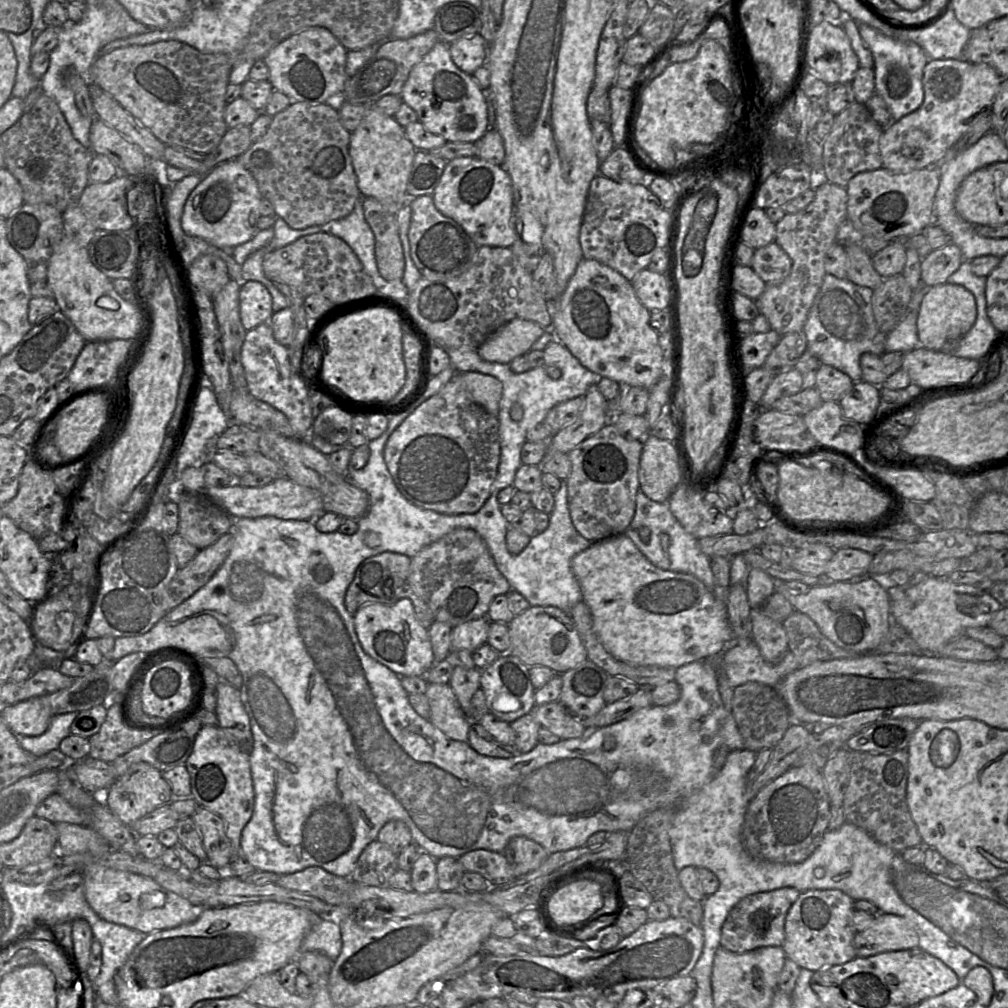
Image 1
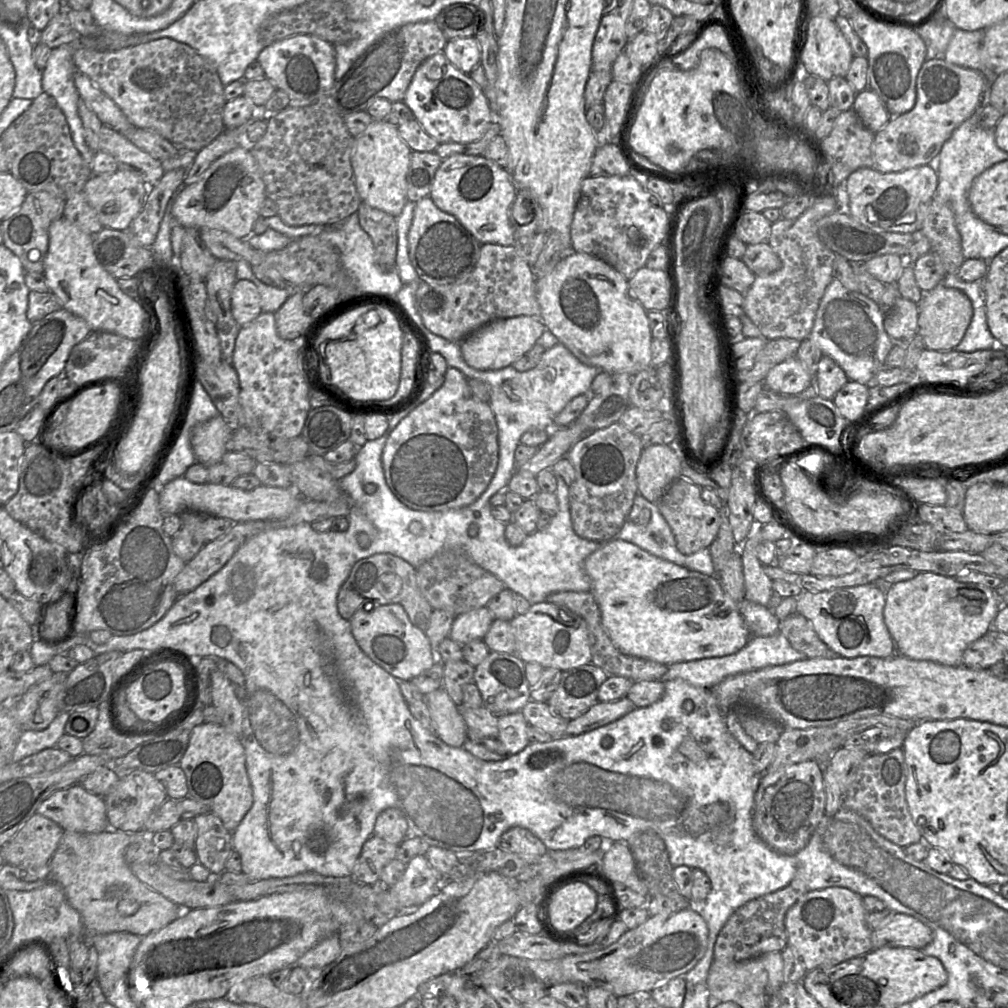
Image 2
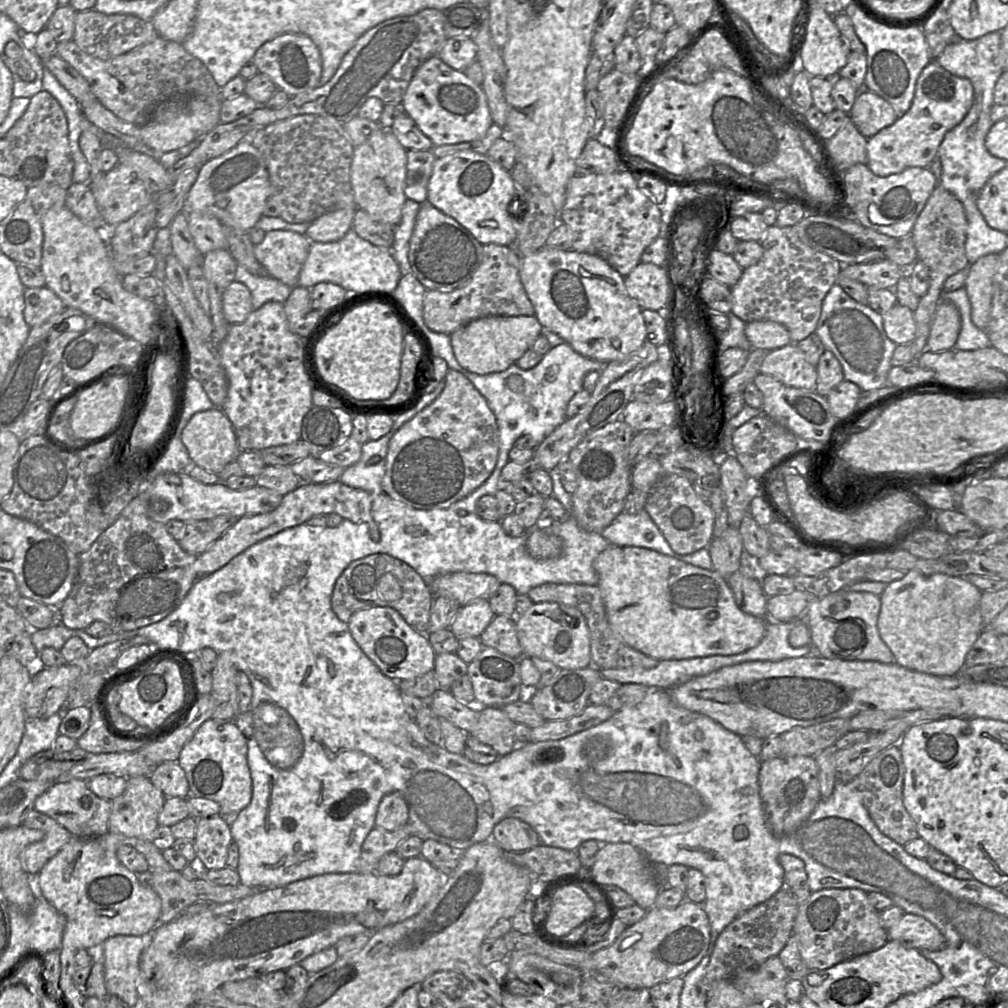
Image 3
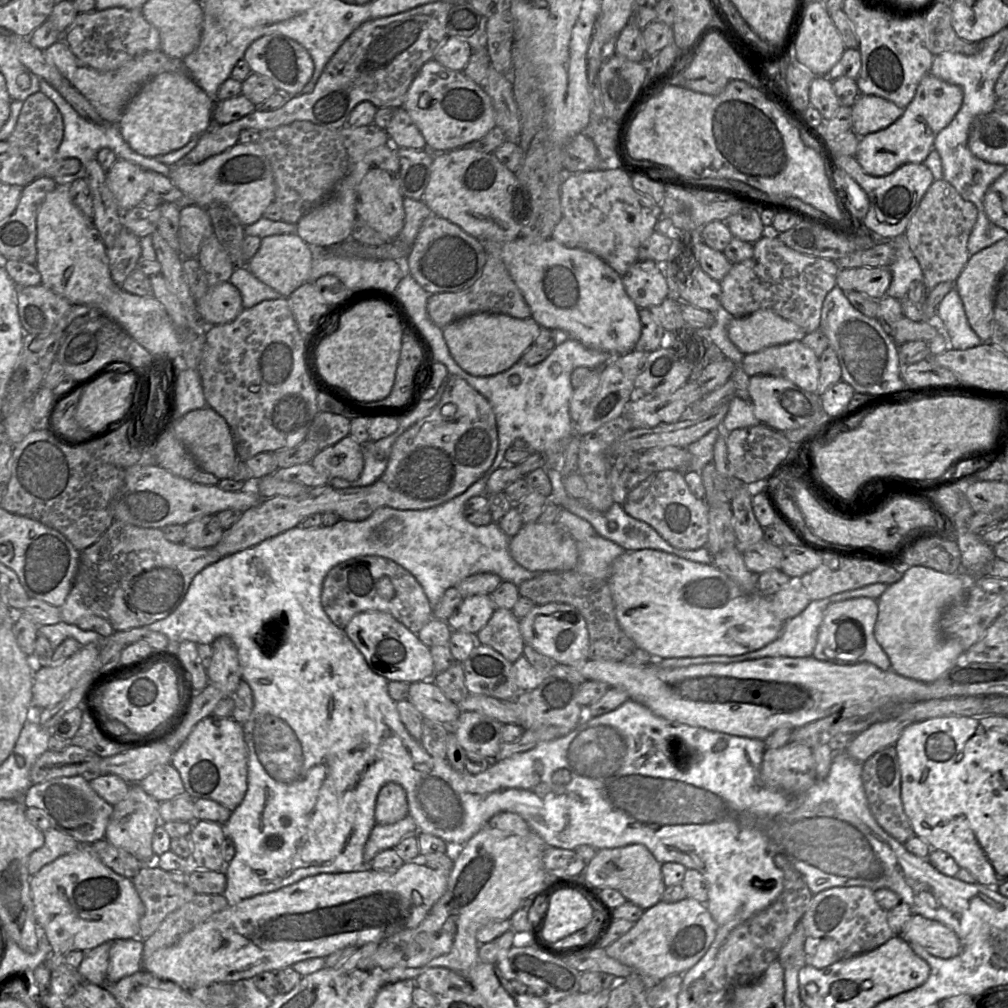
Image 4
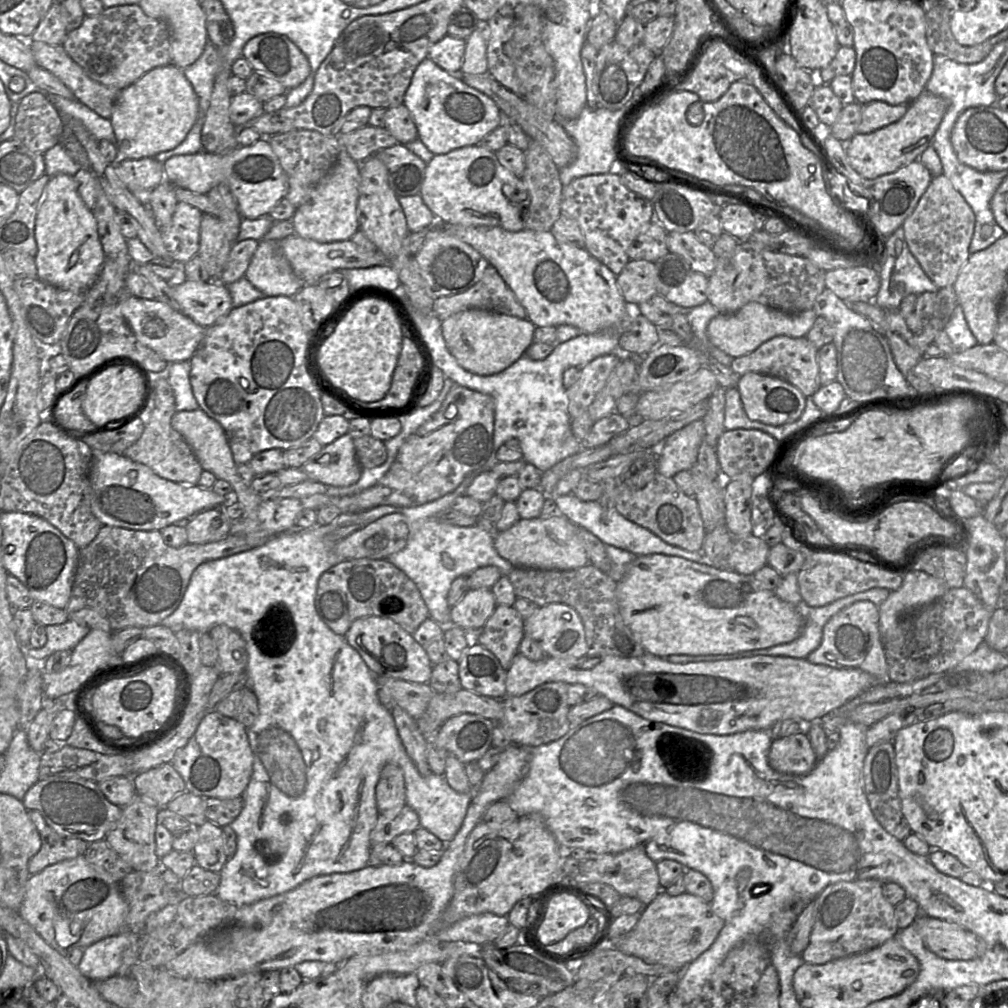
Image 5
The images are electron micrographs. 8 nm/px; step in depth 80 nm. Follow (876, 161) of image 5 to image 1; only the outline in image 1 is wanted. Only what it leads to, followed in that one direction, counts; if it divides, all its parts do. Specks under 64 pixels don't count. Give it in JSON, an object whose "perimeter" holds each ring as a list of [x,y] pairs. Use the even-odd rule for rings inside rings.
{"perimeter":[[[965,59],[929,60],[923,72],[923,103],[914,112],[892,121],[882,132],[879,141],[882,167],[893,173],[908,173],[937,166],[948,149],[960,140],[980,116],[991,113],[1002,79],[998,72],[987,64],[973,64]]]}

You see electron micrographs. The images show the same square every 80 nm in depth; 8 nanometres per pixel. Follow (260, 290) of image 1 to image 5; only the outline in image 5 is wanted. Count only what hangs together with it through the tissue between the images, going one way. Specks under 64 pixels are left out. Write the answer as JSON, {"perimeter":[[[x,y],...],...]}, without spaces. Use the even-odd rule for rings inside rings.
{"perimeter":[[[219,281],[170,283],[179,311],[203,327],[217,323],[233,308],[227,285]]]}

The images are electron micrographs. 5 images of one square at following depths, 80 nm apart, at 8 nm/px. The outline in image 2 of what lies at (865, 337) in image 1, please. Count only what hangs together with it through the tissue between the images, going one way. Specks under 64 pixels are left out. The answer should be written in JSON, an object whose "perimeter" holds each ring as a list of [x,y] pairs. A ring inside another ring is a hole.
{"perimeter":[[[833,278],[830,284],[825,289],[825,292],[819,302],[819,306],[816,311],[816,316],[814,320],[814,325],[808,338],[811,339],[821,349],[821,351],[823,352],[823,355],[830,356],[837,362],[837,364],[845,372],[849,381],[854,381],[854,382],[866,385],[869,388],[873,386],[881,386],[881,385],[874,384],[874,375],[877,373],[877,371],[880,368],[882,368],[885,365],[885,359],[888,353],[890,352],[890,350],[892,349],[892,347],[894,346],[893,343],[891,342],[891,339],[889,338],[888,334],[886,333],[884,329],[883,319],[884,319],[884,314],[877,303],[875,303],[868,297],[861,294],[859,291],[858,292],[849,291],[837,279]]]}

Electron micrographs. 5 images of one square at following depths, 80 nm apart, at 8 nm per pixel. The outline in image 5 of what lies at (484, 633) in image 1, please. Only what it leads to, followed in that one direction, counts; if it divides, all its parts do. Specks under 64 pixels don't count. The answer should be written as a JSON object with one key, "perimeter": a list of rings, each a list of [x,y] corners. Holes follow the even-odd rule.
{"perimeter":[[[469,589],[461,600],[451,607],[451,624],[463,630],[481,630],[496,606],[491,589]]]}

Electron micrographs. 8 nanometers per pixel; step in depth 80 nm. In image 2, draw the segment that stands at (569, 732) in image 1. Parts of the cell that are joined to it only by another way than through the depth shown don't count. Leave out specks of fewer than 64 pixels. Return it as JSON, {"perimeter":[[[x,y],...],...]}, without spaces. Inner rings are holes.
{"perimeter":[[[530,700],[521,713],[530,726],[547,732],[553,738],[564,736],[569,720],[554,715],[547,702]]]}

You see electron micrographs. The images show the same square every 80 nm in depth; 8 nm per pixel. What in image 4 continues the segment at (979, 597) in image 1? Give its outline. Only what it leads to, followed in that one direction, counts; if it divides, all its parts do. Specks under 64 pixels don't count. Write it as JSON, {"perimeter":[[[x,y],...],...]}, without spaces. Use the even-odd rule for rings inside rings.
{"perimeter":[[[924,566],[910,567],[902,578],[891,585],[877,600],[878,617],[874,627],[875,639],[889,658],[891,670],[916,681],[929,683],[941,677],[952,668],[965,652],[958,639],[946,638],[941,630],[941,617],[944,610],[967,593],[966,576],[945,574]]]}

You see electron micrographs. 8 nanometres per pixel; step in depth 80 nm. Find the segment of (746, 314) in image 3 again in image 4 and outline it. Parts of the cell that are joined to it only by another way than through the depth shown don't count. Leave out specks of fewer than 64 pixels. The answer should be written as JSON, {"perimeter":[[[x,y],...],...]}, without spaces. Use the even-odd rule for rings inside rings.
{"perimeter":[[[766,228],[766,234],[757,242],[755,242],[754,245],[754,254],[751,258],[737,264],[733,264],[730,271],[727,273],[727,275],[723,278],[723,280],[720,281],[721,285],[721,306],[728,311],[730,314],[732,314],[734,317],[744,317],[747,315],[752,314],[753,312],[756,312],[758,310],[771,310],[774,313],[780,315],[781,317],[795,323],[799,327],[801,327],[806,334],[811,333],[820,327],[820,318],[821,318],[821,308],[823,305],[823,301],[826,297],[826,295],[829,293],[830,290],[836,286],[836,278],[838,272],[841,270],[837,266],[834,260],[826,259],[826,258],[820,258],[820,257],[814,257],[814,256],[808,256],[805,254],[801,254],[788,246],[786,246],[782,241],[780,241],[777,238],[777,234],[781,232],[769,232]]]}

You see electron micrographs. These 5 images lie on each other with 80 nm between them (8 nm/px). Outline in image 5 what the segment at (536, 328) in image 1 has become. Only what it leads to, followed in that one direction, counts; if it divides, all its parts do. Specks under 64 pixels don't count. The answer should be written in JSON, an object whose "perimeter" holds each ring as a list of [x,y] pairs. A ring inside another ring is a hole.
{"perimeter":[[[466,309],[441,320],[450,353],[465,370],[477,375],[497,374],[517,361],[534,342],[536,326],[529,319],[481,309]]]}

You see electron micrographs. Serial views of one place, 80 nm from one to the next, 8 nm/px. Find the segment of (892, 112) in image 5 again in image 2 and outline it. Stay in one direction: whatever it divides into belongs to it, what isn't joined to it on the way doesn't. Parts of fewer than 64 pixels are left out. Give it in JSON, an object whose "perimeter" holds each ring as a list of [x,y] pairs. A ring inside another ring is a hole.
{"perimeter":[[[871,89],[856,94],[852,109],[872,133],[880,131],[893,117],[884,101]]]}

